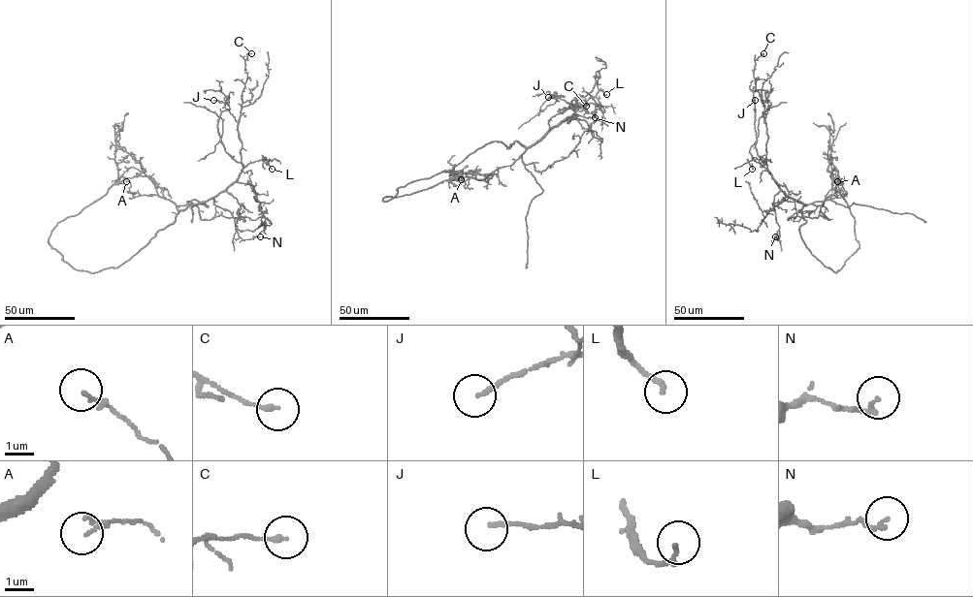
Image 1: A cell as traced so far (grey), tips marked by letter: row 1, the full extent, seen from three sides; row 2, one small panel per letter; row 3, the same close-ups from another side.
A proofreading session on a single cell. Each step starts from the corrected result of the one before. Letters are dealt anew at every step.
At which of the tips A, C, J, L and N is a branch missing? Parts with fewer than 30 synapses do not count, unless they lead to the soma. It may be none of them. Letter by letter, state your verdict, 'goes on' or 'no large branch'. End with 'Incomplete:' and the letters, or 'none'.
A: no large branch
C: no large branch
J: no large branch
L: no large branch
N: no large branch
Incomplete: none

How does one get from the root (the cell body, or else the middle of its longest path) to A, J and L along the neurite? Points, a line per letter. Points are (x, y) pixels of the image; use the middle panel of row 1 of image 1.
A: (534, 145), (511, 165), (496, 170), (482, 179), (470, 177), (465, 188), (465, 182), (461, 179)
J: (534, 145), (577, 109), (560, 98), (552, 97), (563, 96), (548, 97)
L: (534, 145), (600, 90), (606, 94)

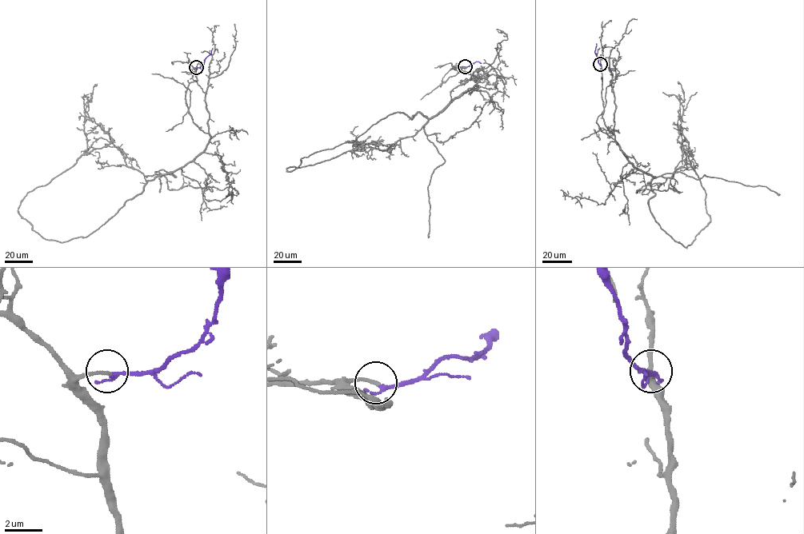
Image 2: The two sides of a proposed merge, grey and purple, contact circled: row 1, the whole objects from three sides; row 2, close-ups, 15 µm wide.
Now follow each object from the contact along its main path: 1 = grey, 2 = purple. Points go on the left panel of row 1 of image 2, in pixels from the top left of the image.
1: (196, 67), (186, 102), (210, 140), (194, 160), (146, 176), (117, 146), (94, 149), (30, 191), (18, 210)
2: (196, 67), (202, 65), (213, 48)

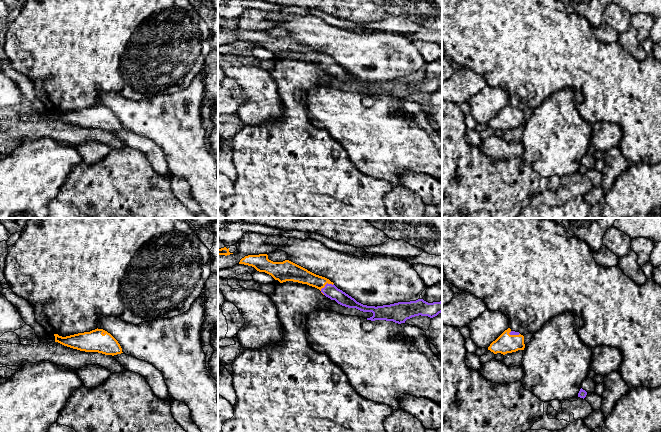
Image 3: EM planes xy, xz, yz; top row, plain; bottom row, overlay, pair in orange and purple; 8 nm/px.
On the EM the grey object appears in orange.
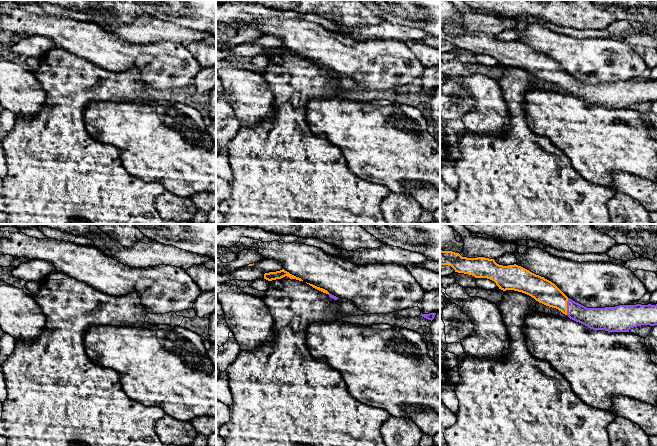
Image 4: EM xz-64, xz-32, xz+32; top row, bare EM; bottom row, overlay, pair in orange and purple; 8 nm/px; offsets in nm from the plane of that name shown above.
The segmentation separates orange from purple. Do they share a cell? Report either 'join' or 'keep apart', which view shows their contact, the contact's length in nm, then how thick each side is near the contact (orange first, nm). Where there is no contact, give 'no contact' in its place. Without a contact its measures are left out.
join; meets orange in xz; contact 130 nm long; 140 nm thick on the orange side, 110 nm on the other

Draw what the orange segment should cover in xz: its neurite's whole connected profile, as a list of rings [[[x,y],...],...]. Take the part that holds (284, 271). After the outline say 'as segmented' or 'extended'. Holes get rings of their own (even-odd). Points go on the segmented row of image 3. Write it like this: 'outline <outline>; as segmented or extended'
outline [[[267,254],[245,256],[240,260],[239,264],[252,266],[259,272],[265,272],[280,283],[293,281],[315,287],[323,295],[335,300],[342,306],[356,308],[363,312],[372,312],[373,316],[367,318],[367,320],[371,321],[386,320],[401,324],[415,316],[421,315],[433,318],[442,312],[442,301],[428,303],[423,299],[377,307],[363,305],[338,289],[329,279],[316,275],[289,260],[273,262],[268,259]]]; extended

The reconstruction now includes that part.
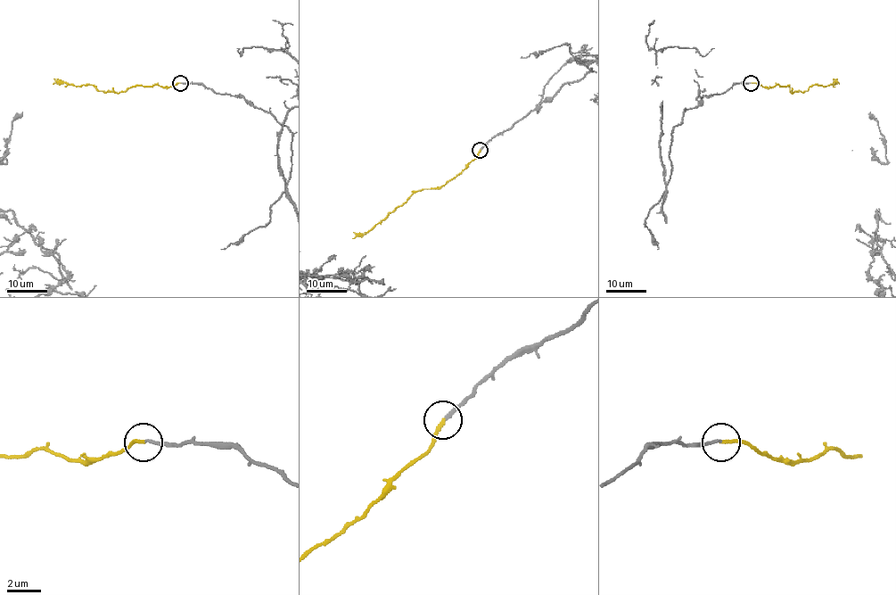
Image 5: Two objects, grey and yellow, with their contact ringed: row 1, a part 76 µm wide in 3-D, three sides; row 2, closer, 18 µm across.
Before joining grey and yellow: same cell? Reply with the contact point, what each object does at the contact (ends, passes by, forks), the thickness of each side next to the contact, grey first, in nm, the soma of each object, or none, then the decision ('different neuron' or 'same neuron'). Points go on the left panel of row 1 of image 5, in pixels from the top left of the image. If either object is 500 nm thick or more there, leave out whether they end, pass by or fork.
at (180, 83); grey ends there; yellow ends there; 160 nm thick on the grey side, 190 nm on the other; no cell body on grey; no cell body on yellow; same neuron

